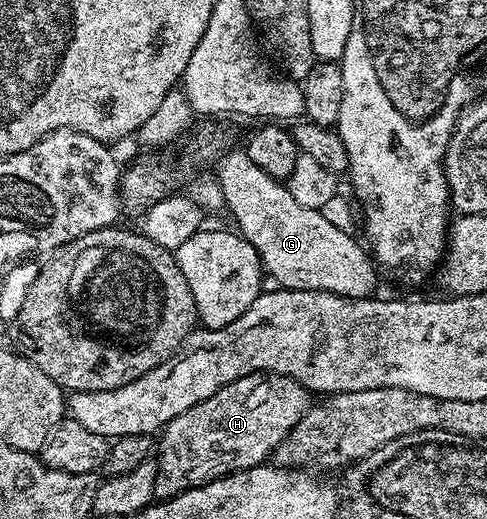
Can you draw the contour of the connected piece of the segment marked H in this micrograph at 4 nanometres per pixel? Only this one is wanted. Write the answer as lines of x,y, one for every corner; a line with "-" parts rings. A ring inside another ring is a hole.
253,373
247,377
236,379
232,383
224,385
222,389
216,391
214,395
208,399
201,401
196,407
192,407
188,411
184,411
184,415
173,417
167,424
165,429
161,430
160,438
162,442
157,442
156,445
156,460
158,463
158,474
154,476
154,496
158,499
169,499
180,495
186,489
198,489
202,485
207,485
209,481
215,481
218,477
226,477
229,473
240,473
245,470
251,469
254,465
261,465
271,456
275,445
282,441
289,433
290,428
296,424
298,420
306,413
308,408
308,390
305,385
294,380
293,377
281,377
279,373

